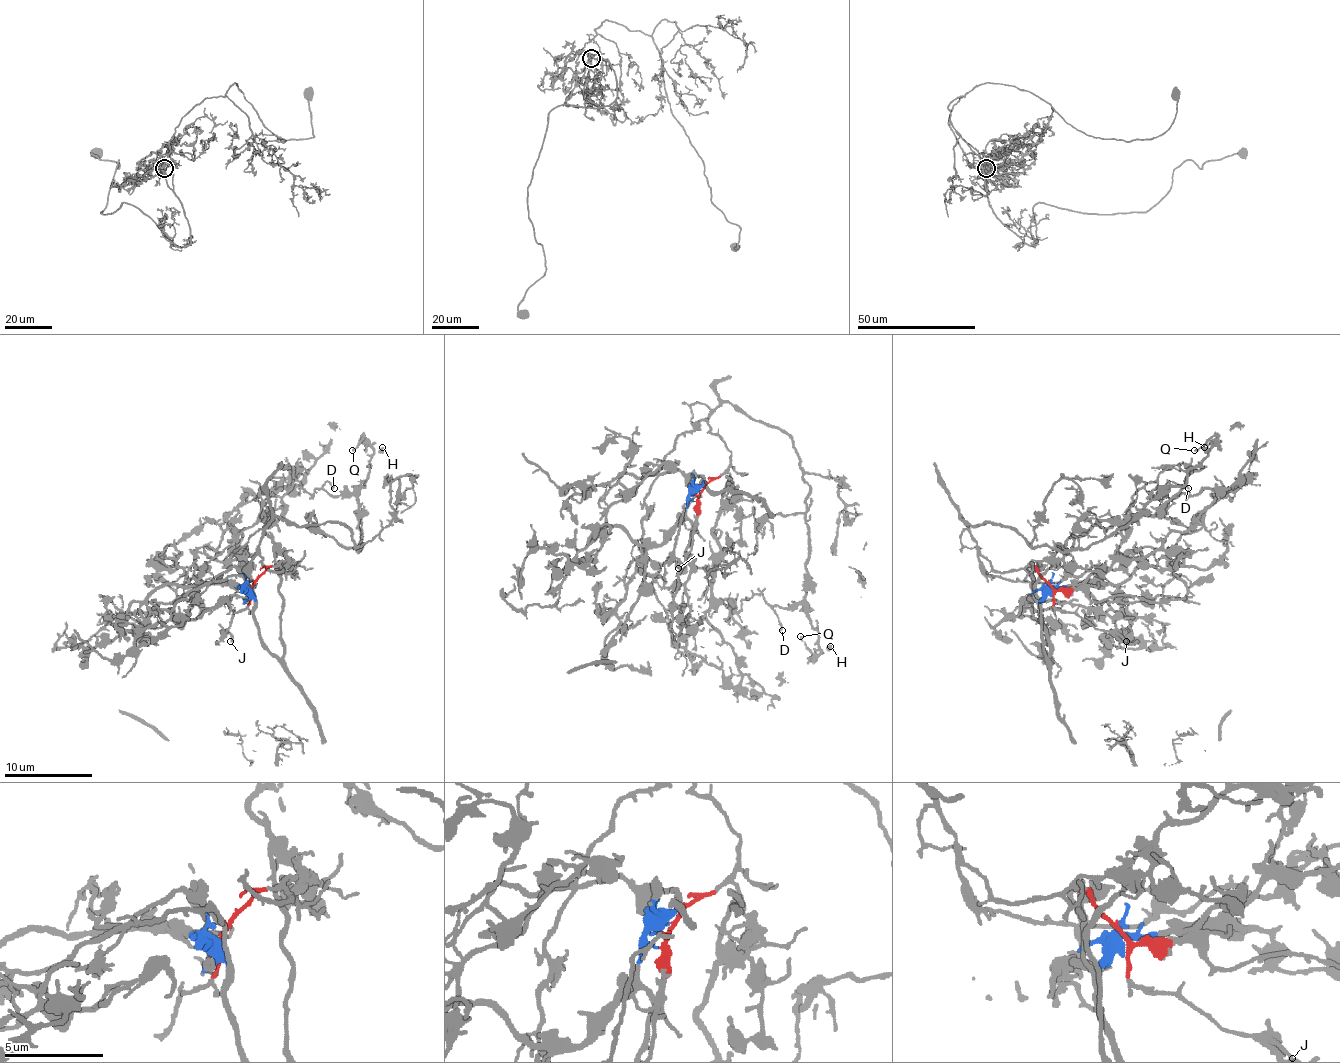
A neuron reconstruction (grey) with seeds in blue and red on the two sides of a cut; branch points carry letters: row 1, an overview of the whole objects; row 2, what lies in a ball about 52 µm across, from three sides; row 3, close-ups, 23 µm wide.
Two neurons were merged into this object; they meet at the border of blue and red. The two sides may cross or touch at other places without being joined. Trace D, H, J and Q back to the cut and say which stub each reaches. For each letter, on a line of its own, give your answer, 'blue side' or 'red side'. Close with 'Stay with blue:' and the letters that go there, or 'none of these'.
D: red side
H: red side
J: red side
Q: red side
Stay with blue: none of these

